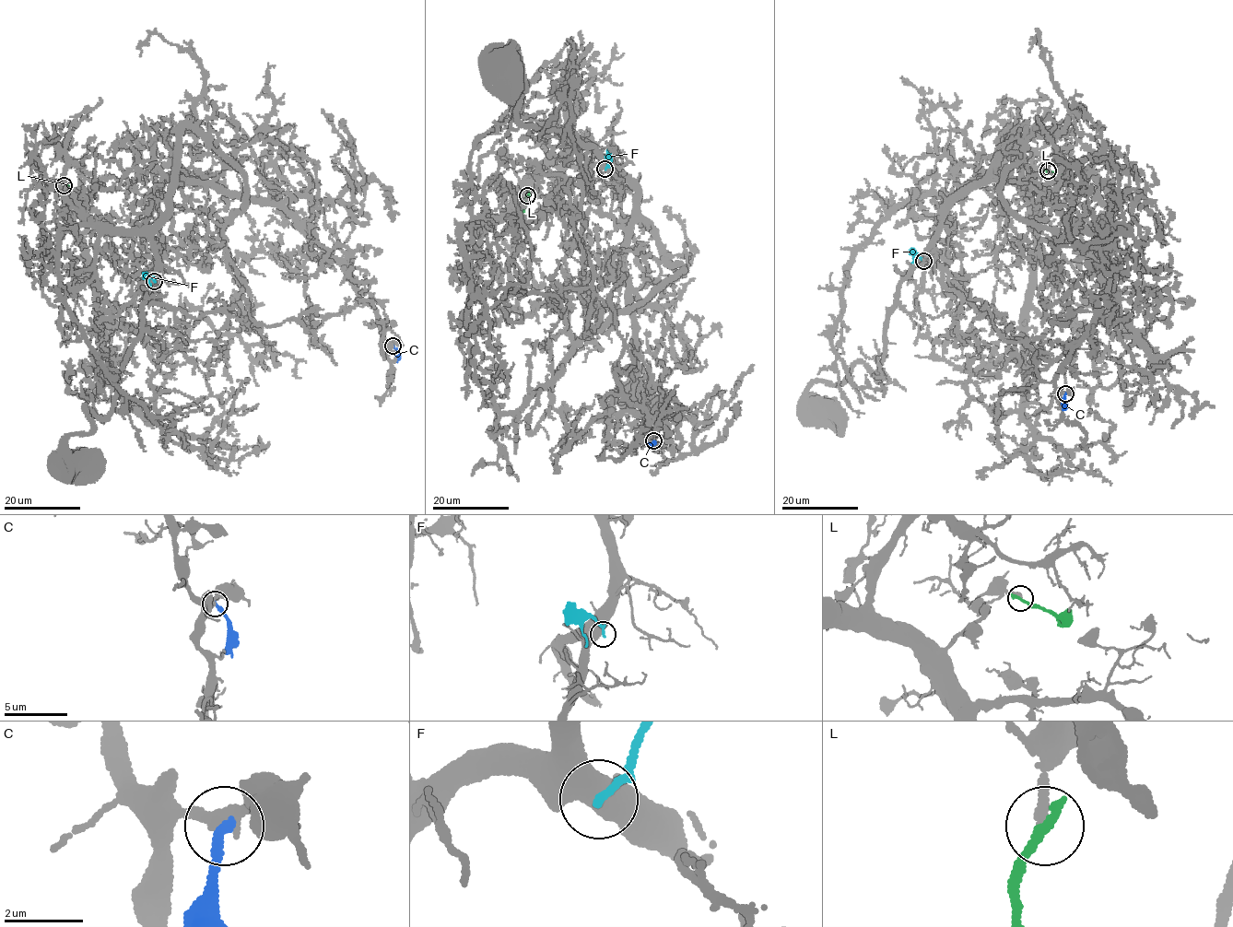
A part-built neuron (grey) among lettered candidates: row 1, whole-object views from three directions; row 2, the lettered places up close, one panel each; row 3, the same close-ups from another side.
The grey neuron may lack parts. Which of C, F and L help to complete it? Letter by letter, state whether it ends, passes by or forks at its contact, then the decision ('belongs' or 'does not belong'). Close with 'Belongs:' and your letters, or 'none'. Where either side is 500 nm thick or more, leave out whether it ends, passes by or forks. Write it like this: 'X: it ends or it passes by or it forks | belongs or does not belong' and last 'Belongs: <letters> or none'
C: it ends | does not belong
F: does not belong
L: it ends | does not belong
Belongs: none

